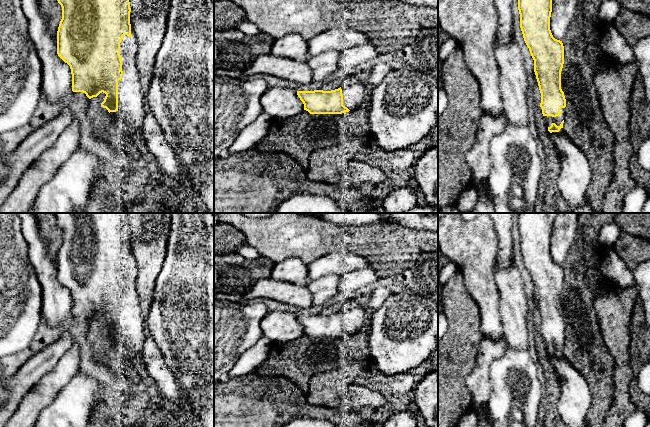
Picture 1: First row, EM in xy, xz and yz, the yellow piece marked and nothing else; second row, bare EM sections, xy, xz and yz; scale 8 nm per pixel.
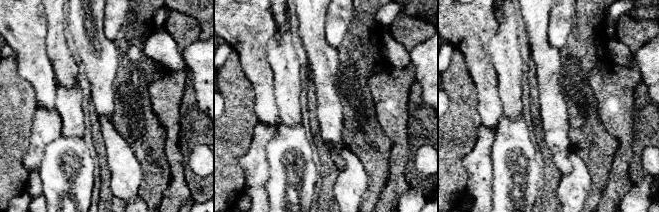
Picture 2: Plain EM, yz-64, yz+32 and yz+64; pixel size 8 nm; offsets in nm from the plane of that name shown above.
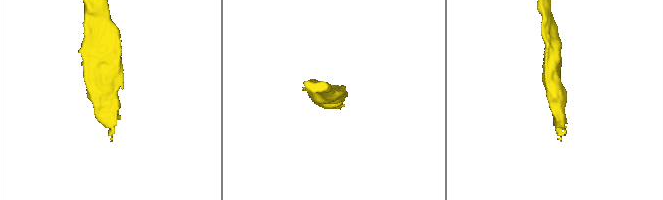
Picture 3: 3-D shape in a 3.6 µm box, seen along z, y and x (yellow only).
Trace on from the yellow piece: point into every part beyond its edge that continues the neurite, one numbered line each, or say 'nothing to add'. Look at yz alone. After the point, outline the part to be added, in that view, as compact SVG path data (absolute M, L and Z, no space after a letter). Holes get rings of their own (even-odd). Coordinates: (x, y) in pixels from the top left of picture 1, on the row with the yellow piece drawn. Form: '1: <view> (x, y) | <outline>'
1: yz (557, 120) | M565 108L560 109L561 114L556 117L544 116L547 127L550 127L552 123L555 123L557 126L560 126L561 122L565 118Z

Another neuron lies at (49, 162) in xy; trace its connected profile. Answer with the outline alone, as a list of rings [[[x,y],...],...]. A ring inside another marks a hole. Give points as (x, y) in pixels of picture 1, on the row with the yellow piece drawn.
[[[73,120],[55,144],[24,172],[13,192],[0,207],[0,213],[26,213],[34,203],[41,186],[49,181],[77,150],[80,136],[80,123]]]

